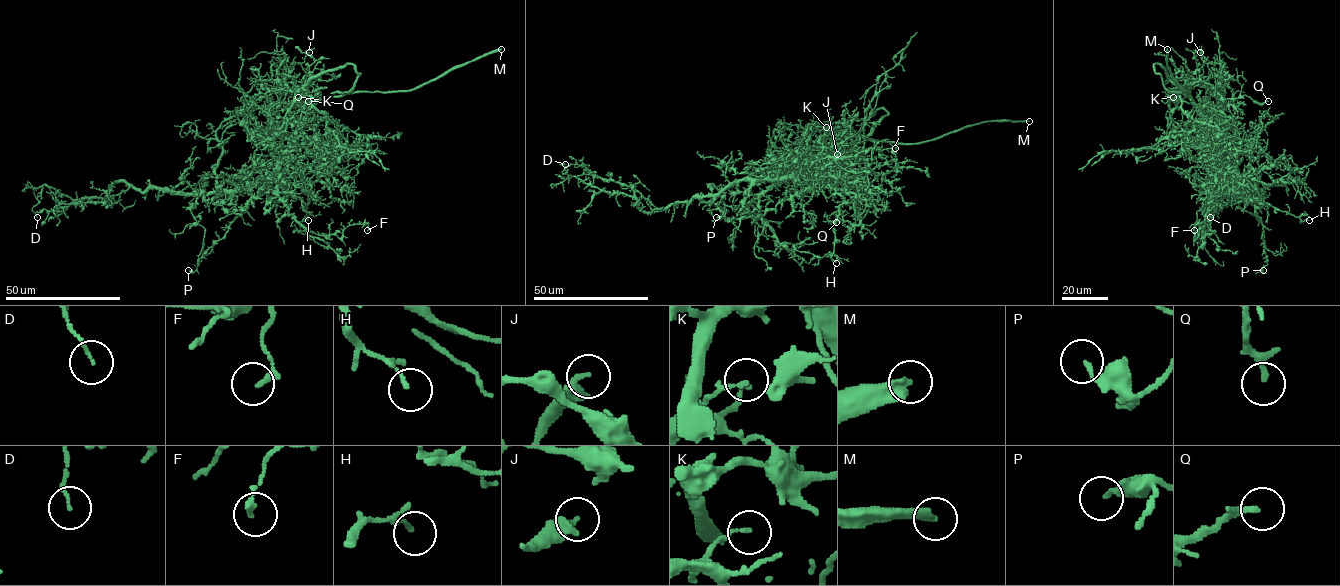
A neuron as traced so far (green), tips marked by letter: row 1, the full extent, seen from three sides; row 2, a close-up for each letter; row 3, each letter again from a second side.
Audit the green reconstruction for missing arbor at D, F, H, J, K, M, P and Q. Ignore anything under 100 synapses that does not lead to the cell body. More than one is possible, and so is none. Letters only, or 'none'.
M

